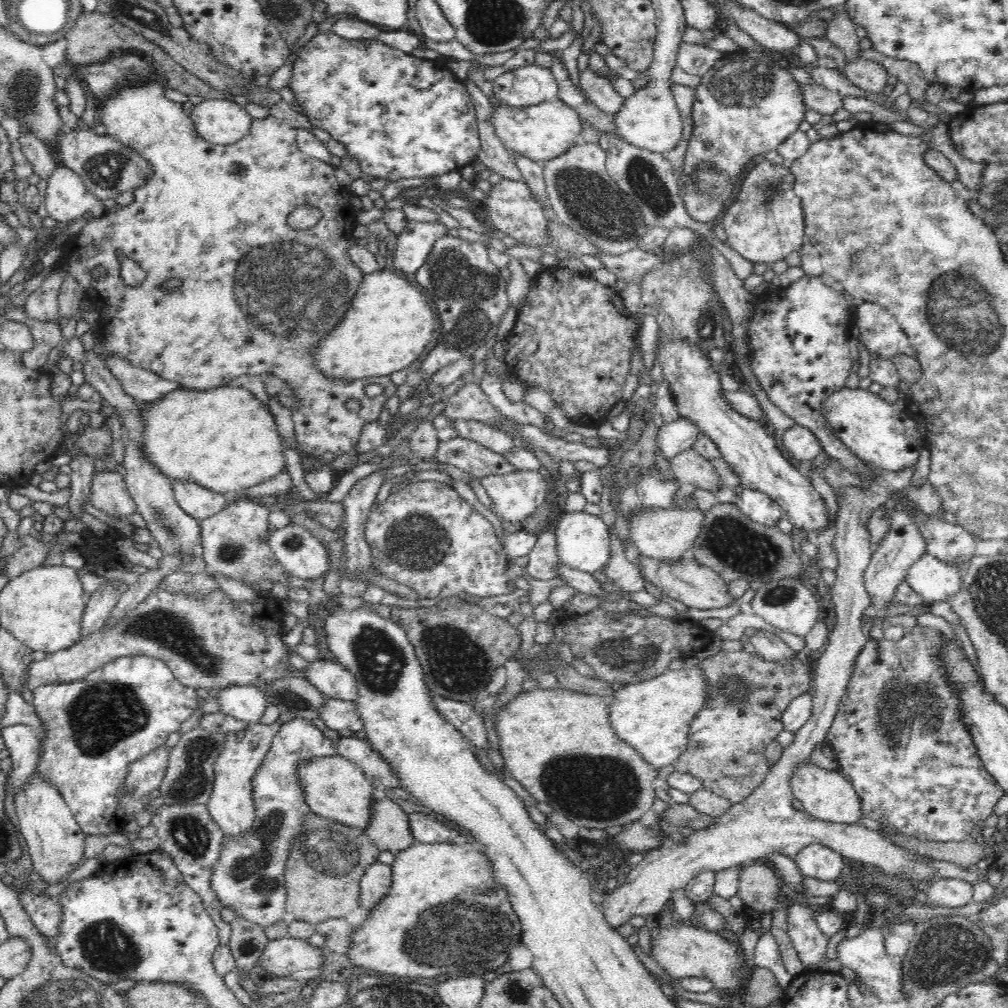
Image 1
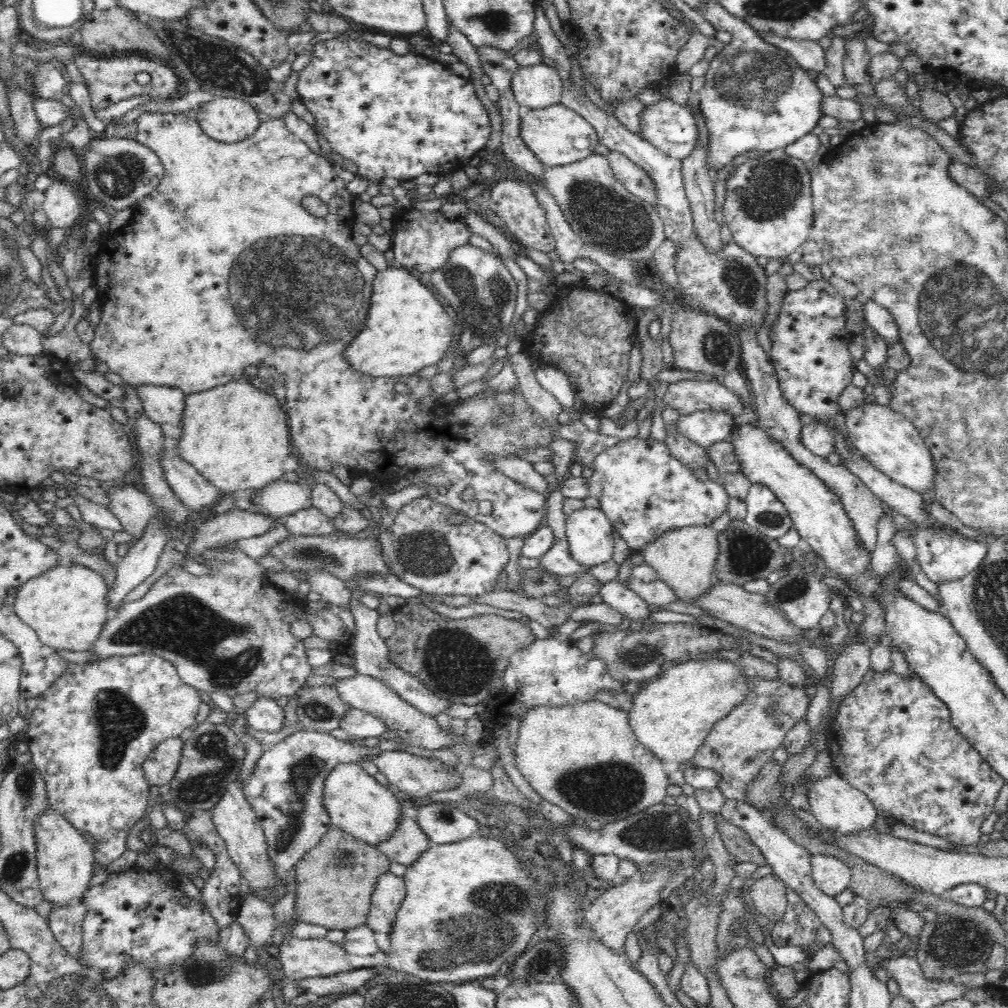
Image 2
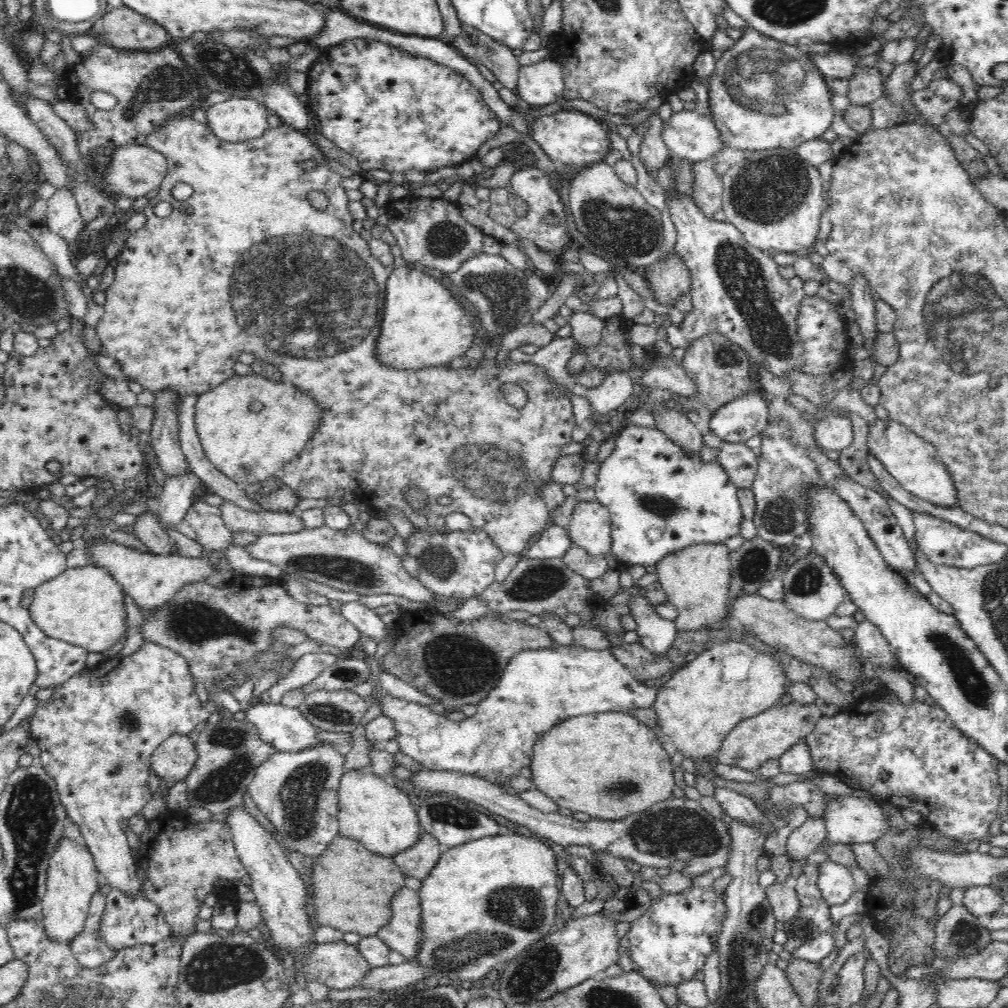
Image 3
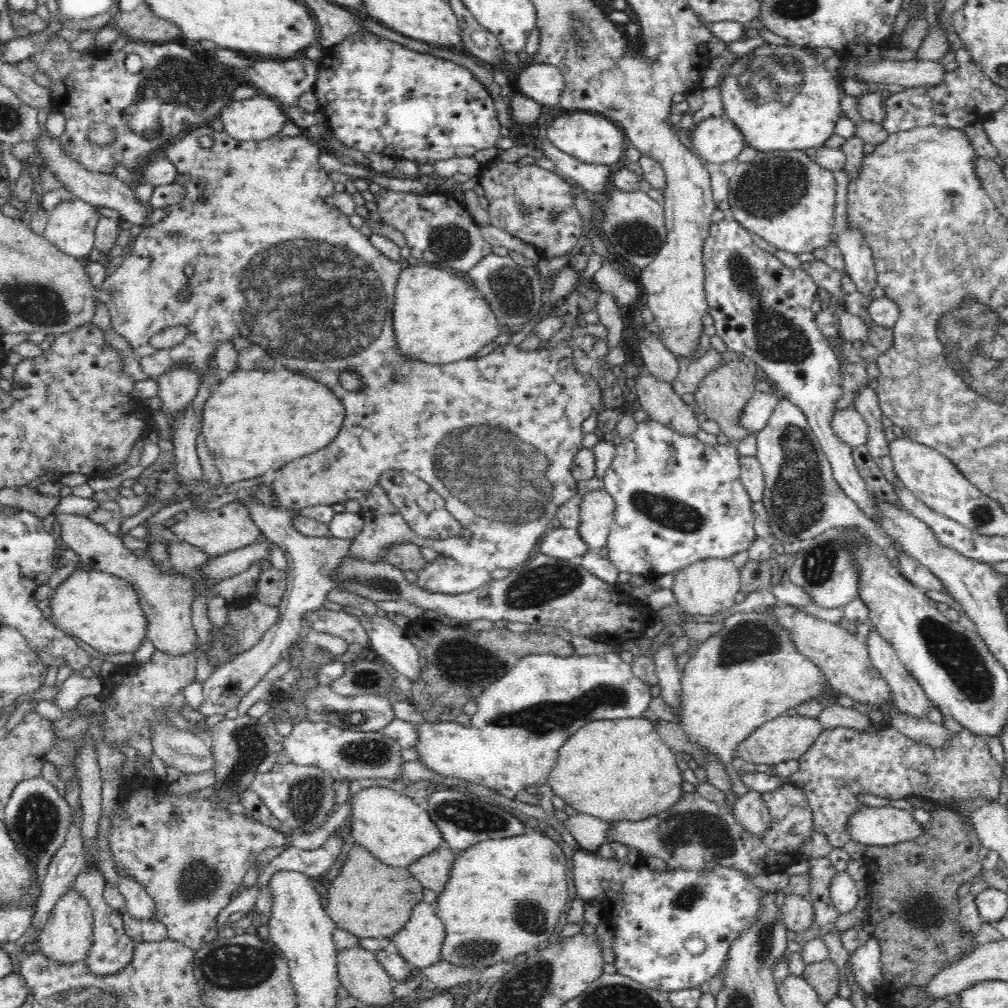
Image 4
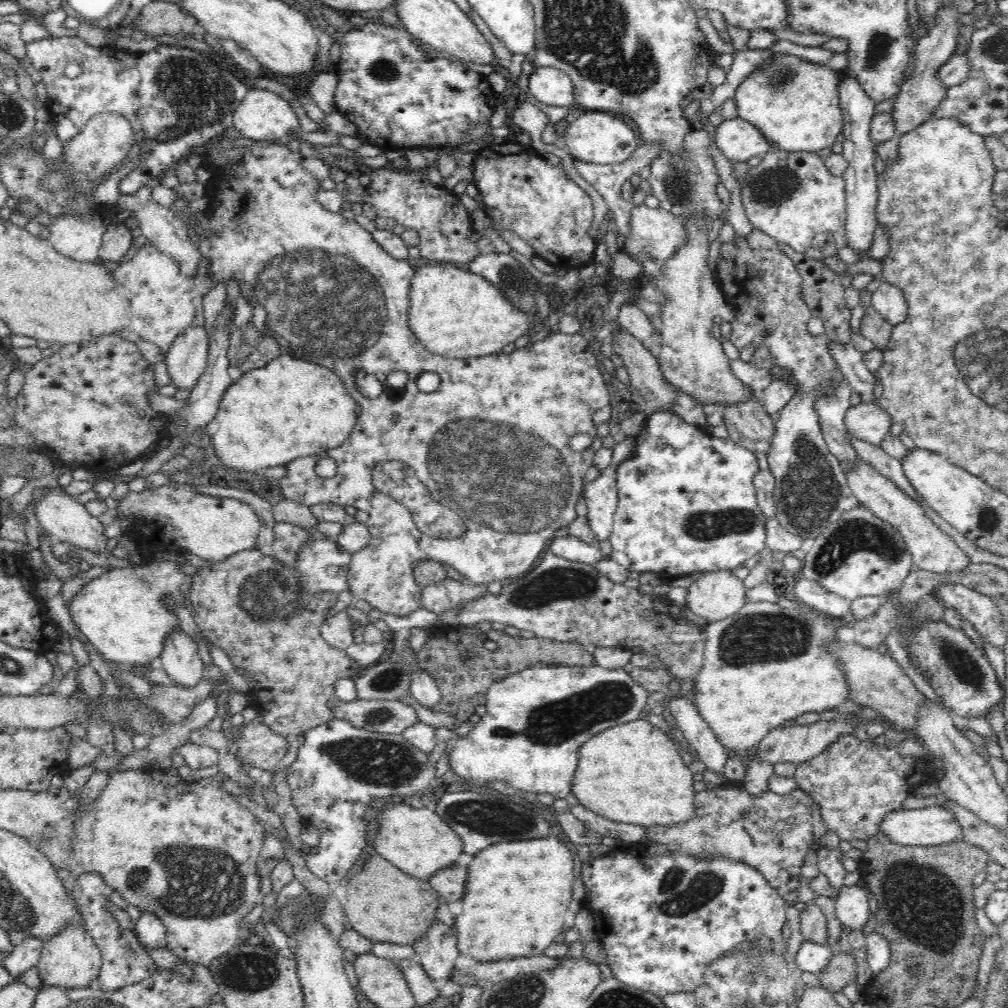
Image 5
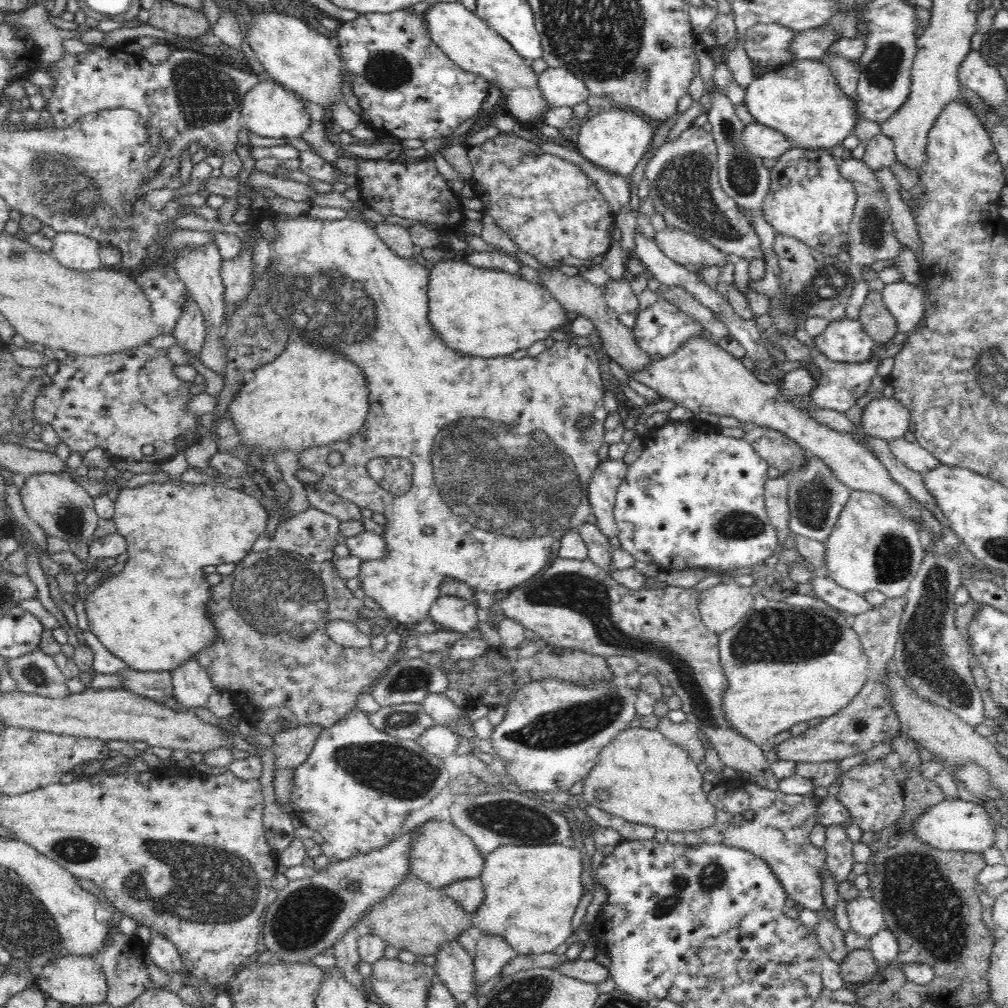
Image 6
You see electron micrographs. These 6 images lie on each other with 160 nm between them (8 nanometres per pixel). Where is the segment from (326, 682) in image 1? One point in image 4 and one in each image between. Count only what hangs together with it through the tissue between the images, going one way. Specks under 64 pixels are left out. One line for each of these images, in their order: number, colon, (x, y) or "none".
2: (415, 728)
3: (538, 688)
4: (511, 743)

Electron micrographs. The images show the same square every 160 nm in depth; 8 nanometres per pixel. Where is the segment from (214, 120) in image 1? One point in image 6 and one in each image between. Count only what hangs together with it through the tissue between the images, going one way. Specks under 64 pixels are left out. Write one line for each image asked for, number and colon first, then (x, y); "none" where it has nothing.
2: (224, 119)
3: (239, 119)
4: (254, 119)
5: (263, 115)
6: (271, 110)

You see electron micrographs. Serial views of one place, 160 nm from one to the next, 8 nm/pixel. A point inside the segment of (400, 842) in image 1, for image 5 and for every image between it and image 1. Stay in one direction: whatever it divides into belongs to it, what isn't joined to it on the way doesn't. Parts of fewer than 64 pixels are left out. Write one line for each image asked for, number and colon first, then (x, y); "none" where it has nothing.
2: (404, 847)
3: (416, 862)
4: (432, 869)
5: (450, 883)

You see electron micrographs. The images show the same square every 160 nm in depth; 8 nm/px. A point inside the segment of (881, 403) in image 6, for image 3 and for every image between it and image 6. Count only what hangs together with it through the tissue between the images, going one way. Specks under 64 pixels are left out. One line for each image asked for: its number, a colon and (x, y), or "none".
3: (835, 432)
4: (847, 424)
5: (870, 423)

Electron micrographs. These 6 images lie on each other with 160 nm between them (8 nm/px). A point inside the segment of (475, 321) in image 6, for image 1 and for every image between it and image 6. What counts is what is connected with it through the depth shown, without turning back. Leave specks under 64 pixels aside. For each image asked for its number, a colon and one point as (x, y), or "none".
1: (389, 325)
2: (407, 329)
3: (424, 326)
4: (438, 318)
5: (455, 313)

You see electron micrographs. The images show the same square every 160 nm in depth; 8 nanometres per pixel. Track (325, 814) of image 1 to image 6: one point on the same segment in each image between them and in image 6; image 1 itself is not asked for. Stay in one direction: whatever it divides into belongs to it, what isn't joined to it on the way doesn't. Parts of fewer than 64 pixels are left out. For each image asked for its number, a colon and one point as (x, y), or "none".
2: (356, 802)
3: (381, 817)
4: (396, 831)
5: (416, 840)
6: (441, 853)

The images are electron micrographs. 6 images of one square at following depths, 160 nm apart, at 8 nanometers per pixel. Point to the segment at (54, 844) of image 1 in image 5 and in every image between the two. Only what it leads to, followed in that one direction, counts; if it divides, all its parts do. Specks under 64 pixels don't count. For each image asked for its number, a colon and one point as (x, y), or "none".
2: (65, 859)
3: (72, 878)
4: (67, 937)
5: (70, 958)

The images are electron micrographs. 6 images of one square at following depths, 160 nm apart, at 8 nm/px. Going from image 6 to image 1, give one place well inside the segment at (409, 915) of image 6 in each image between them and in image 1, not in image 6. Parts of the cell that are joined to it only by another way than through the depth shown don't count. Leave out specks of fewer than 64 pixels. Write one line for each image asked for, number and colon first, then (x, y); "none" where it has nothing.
1: (322, 878)
2: (335, 880)
3: (352, 887)
4: (369, 899)
5: (383, 904)

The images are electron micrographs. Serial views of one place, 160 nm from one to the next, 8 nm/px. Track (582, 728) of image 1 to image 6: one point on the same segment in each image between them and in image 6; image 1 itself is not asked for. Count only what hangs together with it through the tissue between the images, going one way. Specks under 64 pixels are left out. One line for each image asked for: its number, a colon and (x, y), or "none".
2: (584, 758)
3: (609, 765)
4: (615, 770)
5: (633, 773)
6: (640, 775)

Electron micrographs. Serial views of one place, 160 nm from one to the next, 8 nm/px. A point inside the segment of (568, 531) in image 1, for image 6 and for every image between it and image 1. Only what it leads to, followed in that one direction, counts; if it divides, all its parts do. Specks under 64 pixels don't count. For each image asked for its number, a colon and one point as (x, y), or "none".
2: (589, 532)
3: (589, 527)
4: (597, 508)
5: (601, 497)
6: (602, 489)

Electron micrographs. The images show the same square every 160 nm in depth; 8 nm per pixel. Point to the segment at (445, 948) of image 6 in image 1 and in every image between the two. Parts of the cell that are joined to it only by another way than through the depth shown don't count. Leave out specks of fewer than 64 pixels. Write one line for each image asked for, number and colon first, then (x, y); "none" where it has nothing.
1: (376, 882)
2: (389, 891)
3: (402, 933)
4: (419, 942)
5: (438, 951)

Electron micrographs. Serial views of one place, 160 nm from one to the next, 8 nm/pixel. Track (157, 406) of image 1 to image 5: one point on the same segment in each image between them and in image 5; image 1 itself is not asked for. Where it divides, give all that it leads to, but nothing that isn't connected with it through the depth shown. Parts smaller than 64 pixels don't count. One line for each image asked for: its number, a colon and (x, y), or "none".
2: (237, 436)
3: (250, 427)
4: (256, 420)
5: (290, 408)

